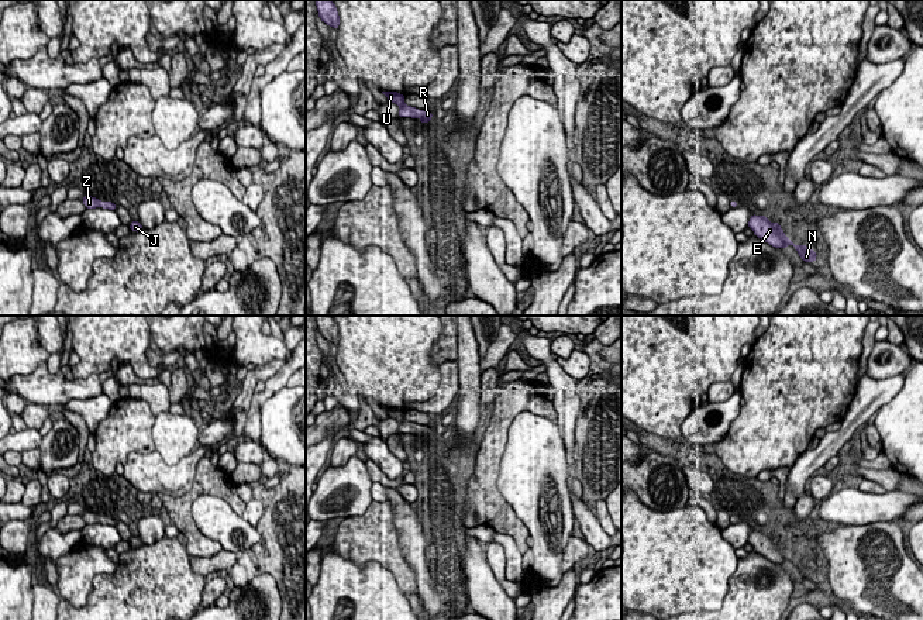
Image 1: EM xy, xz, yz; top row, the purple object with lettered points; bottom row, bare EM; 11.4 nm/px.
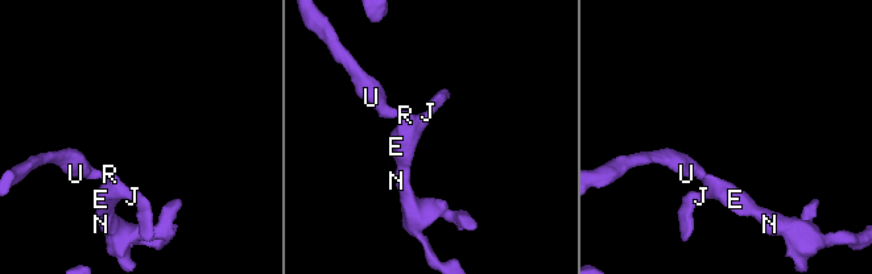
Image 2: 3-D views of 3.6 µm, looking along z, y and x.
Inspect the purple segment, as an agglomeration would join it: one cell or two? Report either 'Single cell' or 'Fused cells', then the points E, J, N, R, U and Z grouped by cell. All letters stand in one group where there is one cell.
Single cell. Groups: E J N R U Z

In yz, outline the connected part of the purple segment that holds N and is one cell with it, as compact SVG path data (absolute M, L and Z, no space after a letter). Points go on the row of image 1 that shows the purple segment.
M752 213L752 216L750 217L750 221L748 221L748 228L751 228L758 238L764 240L765 242L768 242L772 247L783 249L788 245L792 245L798 251L802 261L805 261L805 262L814 261L816 262L817 254L810 247L793 244L785 235L783 230L778 224L778 221L771 223L767 218L767 214L761 217L761 216L755 216Z

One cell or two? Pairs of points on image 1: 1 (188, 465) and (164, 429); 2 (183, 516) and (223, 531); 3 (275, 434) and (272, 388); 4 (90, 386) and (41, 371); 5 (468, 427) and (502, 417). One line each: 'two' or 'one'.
1: two
2: two
3: two
4: one
5: two

